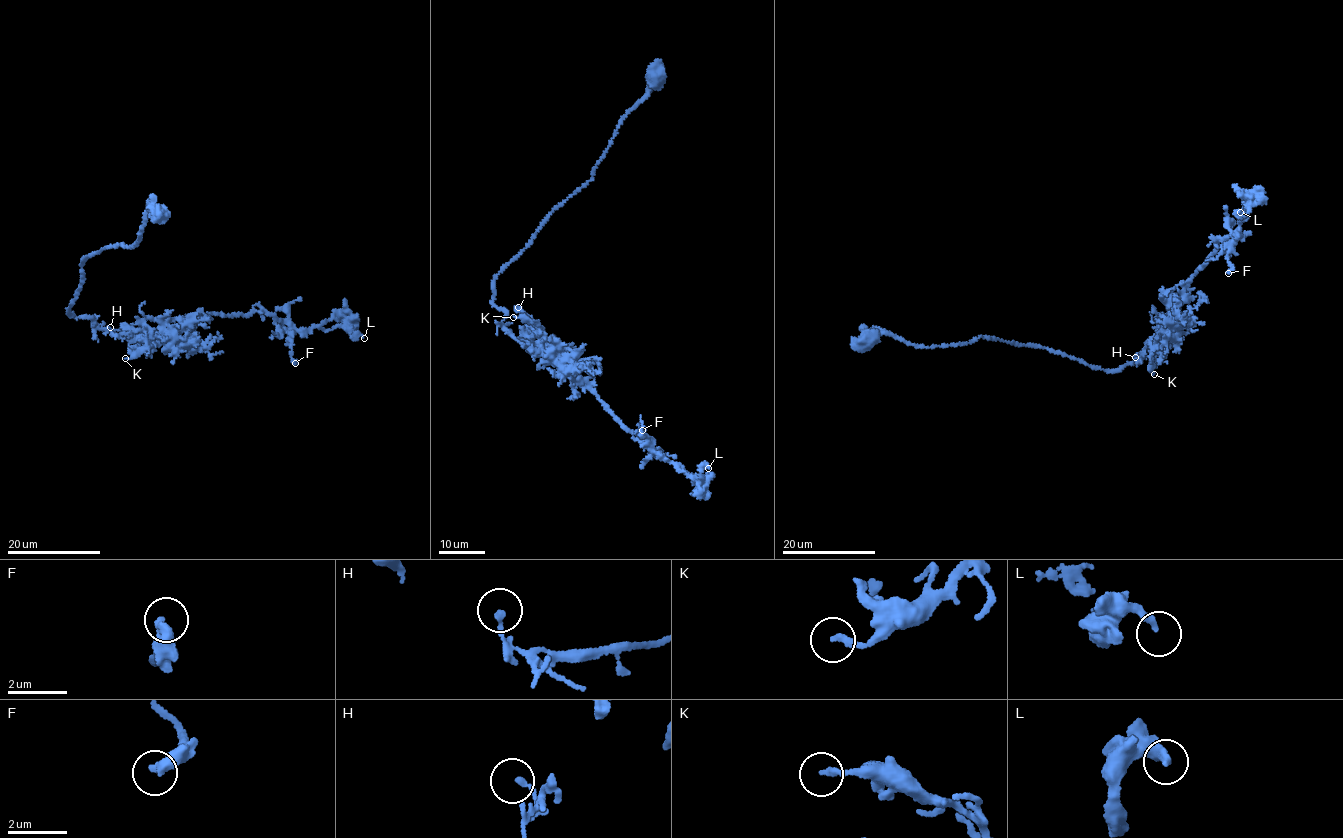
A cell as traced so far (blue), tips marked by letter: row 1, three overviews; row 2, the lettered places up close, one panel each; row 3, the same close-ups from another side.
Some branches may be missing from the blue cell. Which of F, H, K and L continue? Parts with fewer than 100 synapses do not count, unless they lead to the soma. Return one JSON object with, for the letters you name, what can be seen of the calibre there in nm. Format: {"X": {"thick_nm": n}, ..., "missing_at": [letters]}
{"missing_at": []}

